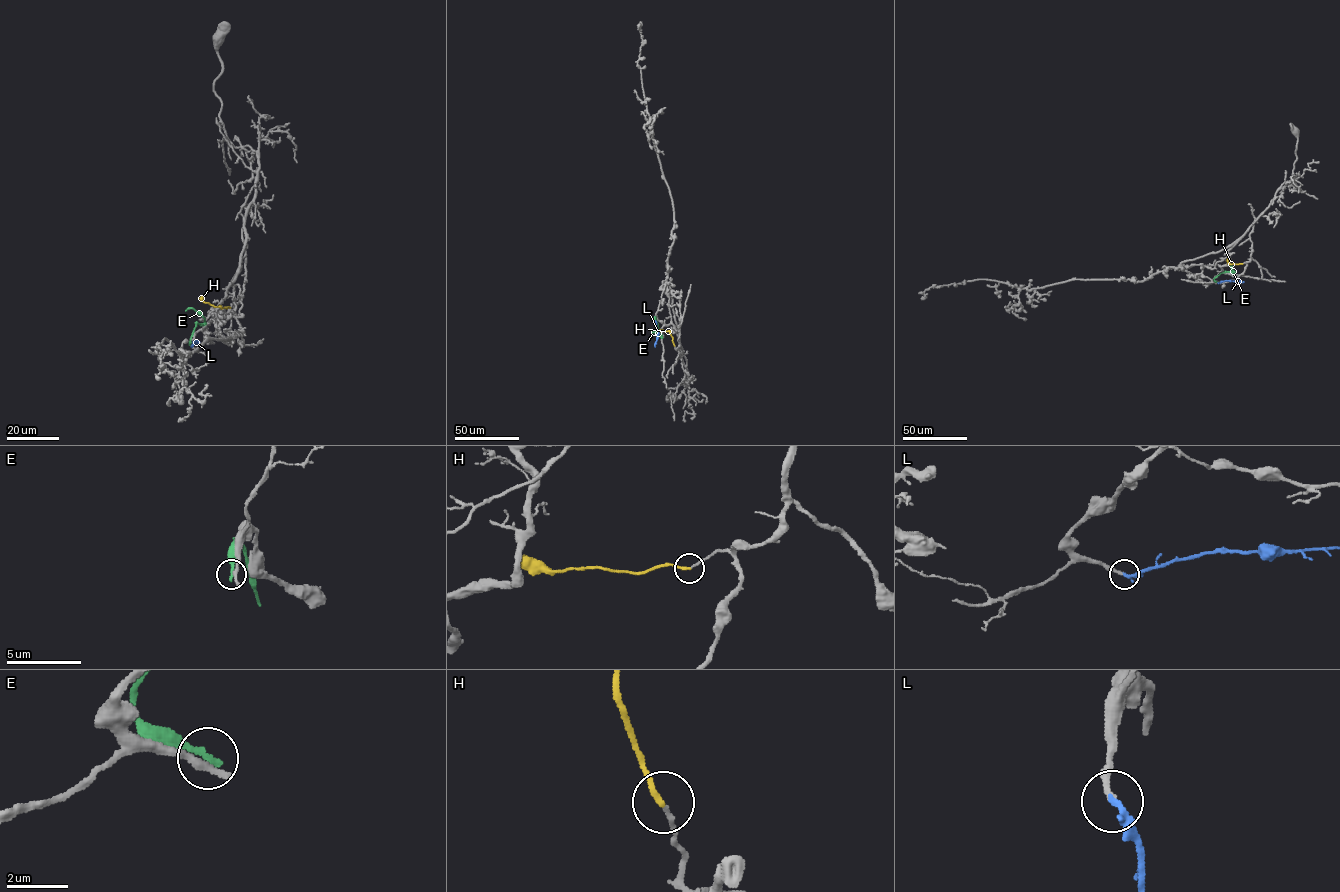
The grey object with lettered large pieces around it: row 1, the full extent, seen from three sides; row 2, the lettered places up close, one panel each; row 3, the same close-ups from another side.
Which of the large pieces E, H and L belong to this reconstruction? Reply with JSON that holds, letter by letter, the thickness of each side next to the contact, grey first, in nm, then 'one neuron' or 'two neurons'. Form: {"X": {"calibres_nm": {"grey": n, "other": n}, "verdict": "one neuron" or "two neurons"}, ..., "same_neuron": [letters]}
{"E": {"calibres_nm": {"grey": 300, "other": 240}, "verdict": "two neurons"}, "H": {"calibres_nm": {"grey": 120, "other": 180}, "verdict": "two neurons"}, "L": {"calibres_nm": {"grey": 200, "other": 260}, "verdict": "one neuron"}, "same_neuron": ["L"]}

